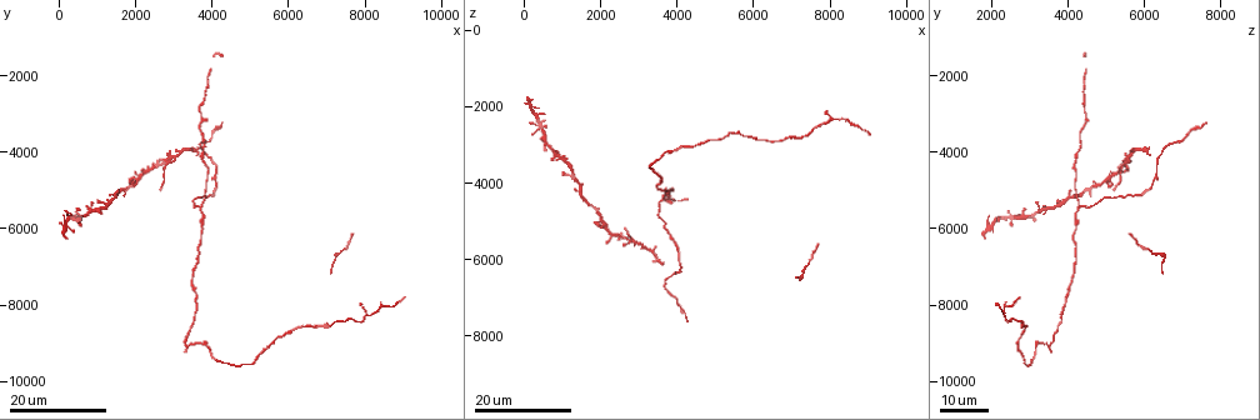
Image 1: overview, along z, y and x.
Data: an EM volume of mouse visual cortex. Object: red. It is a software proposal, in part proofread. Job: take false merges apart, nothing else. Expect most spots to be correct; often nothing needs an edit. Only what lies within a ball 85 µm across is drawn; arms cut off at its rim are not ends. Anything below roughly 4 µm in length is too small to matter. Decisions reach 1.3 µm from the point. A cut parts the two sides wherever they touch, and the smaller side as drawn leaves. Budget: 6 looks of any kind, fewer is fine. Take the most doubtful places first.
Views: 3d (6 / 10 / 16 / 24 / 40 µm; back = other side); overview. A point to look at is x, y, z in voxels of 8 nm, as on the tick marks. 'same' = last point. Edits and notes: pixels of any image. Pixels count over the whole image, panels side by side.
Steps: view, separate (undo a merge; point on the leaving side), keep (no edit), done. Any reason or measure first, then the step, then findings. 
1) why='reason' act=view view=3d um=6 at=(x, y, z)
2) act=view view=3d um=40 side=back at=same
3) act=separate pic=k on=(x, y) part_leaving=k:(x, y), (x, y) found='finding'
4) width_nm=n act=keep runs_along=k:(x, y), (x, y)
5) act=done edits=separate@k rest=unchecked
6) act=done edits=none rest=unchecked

why='branch point' act=view view=3d um=16 at=(3700, 5450, 4350)

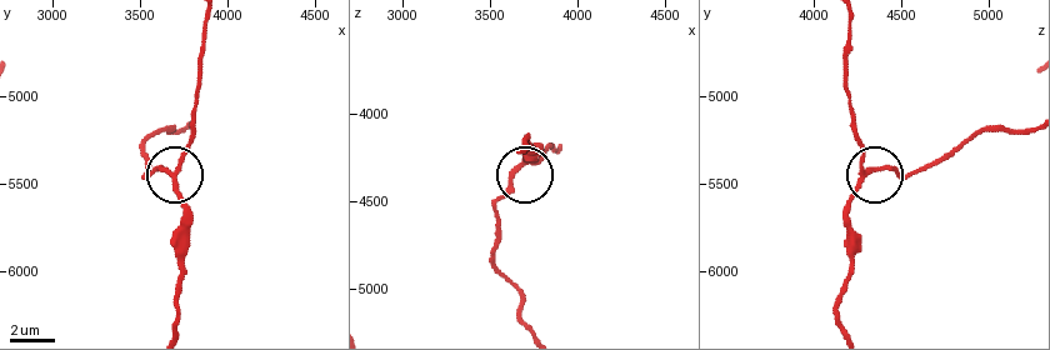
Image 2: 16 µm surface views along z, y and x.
act=view view=3d um=10 at=(3680, 5420, 4300)

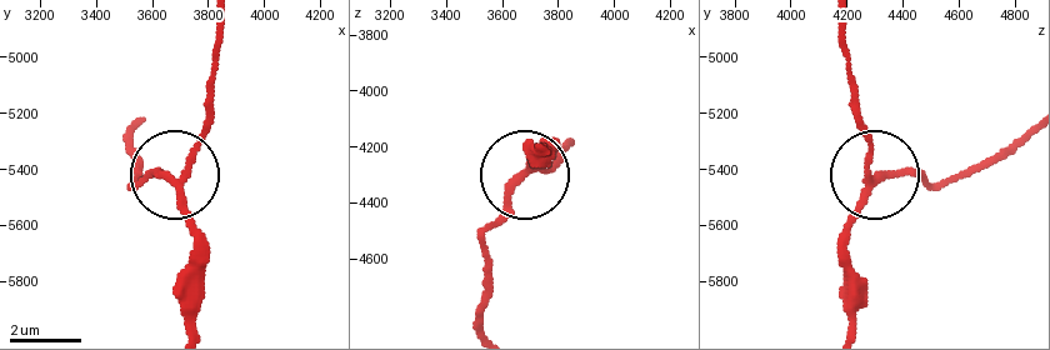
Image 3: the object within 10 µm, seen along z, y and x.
width_nm=180 act=keep runs_along=3:(201, 291), (201, 240), (180, 169), (210, 109) found='all the same neuron'

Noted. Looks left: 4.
why='calibre changes' act=view view=3d um=16 at=(3650, 3150, 4500)

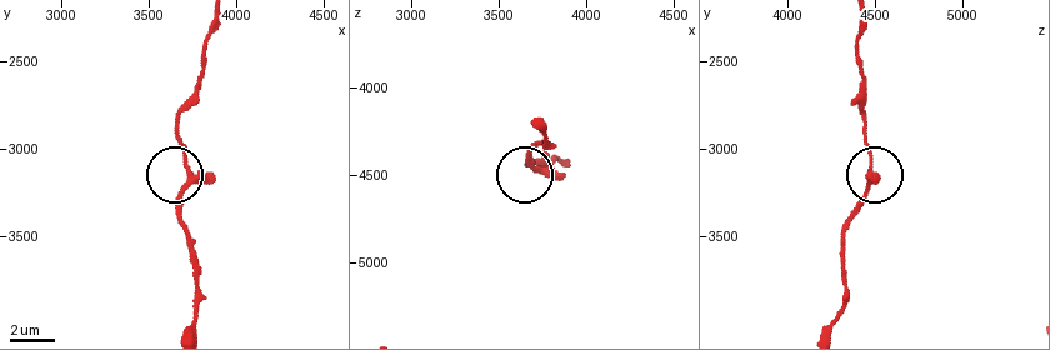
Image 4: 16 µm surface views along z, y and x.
act=view view=3d um=6 at=(3720, 3160, 4480)

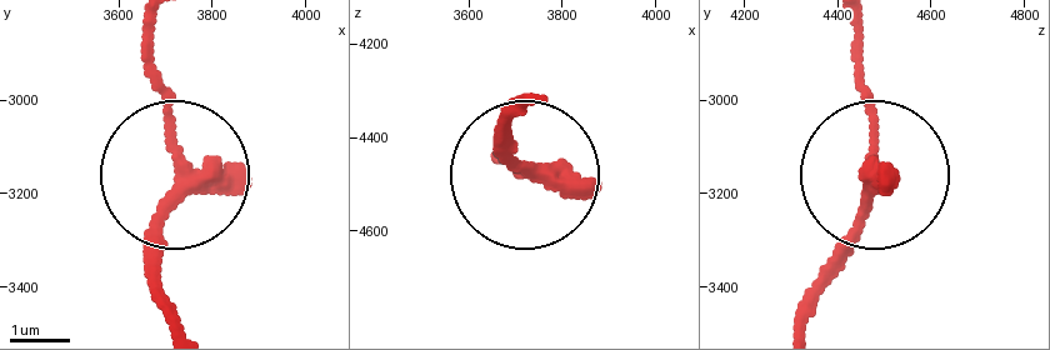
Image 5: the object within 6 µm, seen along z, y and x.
arms=3 act=keep runs_along=5:(181, 324), (156, 264), (171, 175), (156, 25) found='one neuron here'

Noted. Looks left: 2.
act=view view=3d um=16 at=(3800, 3950, 6450)

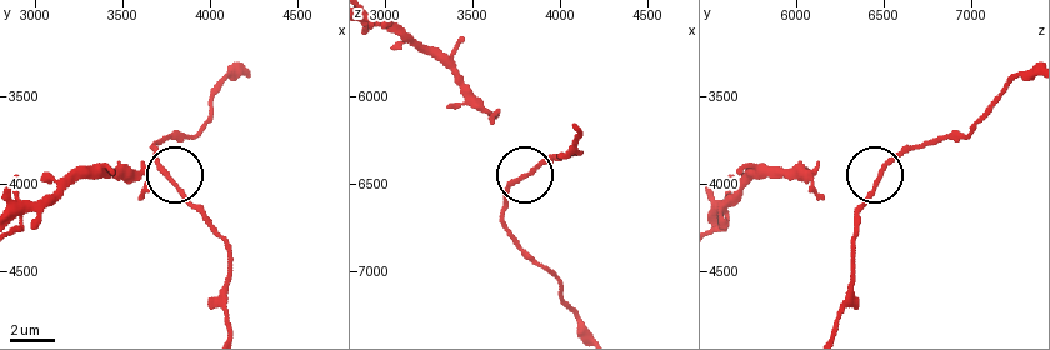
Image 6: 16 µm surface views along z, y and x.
act=view view=3d um=10 at=(3780, 3980, 6460)

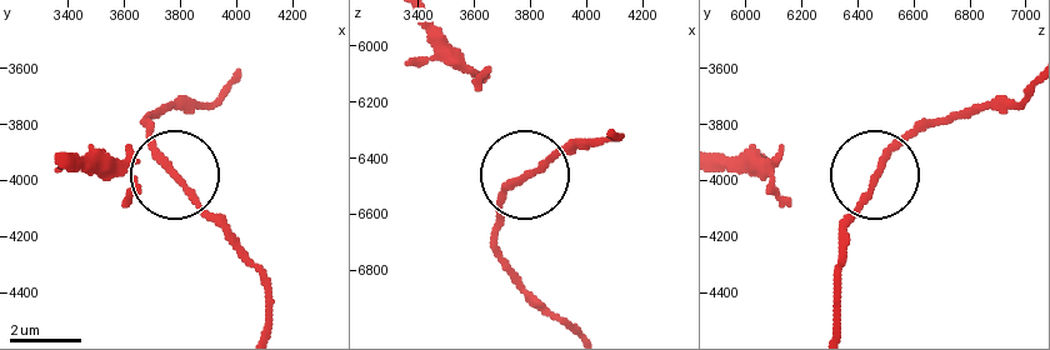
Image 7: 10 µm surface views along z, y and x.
act=keep runs_along=7:(613, 131), (559, 146), (505, 200), (496, 233) found='one neuron here'

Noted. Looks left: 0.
act=done edits=none rest=unchecked

